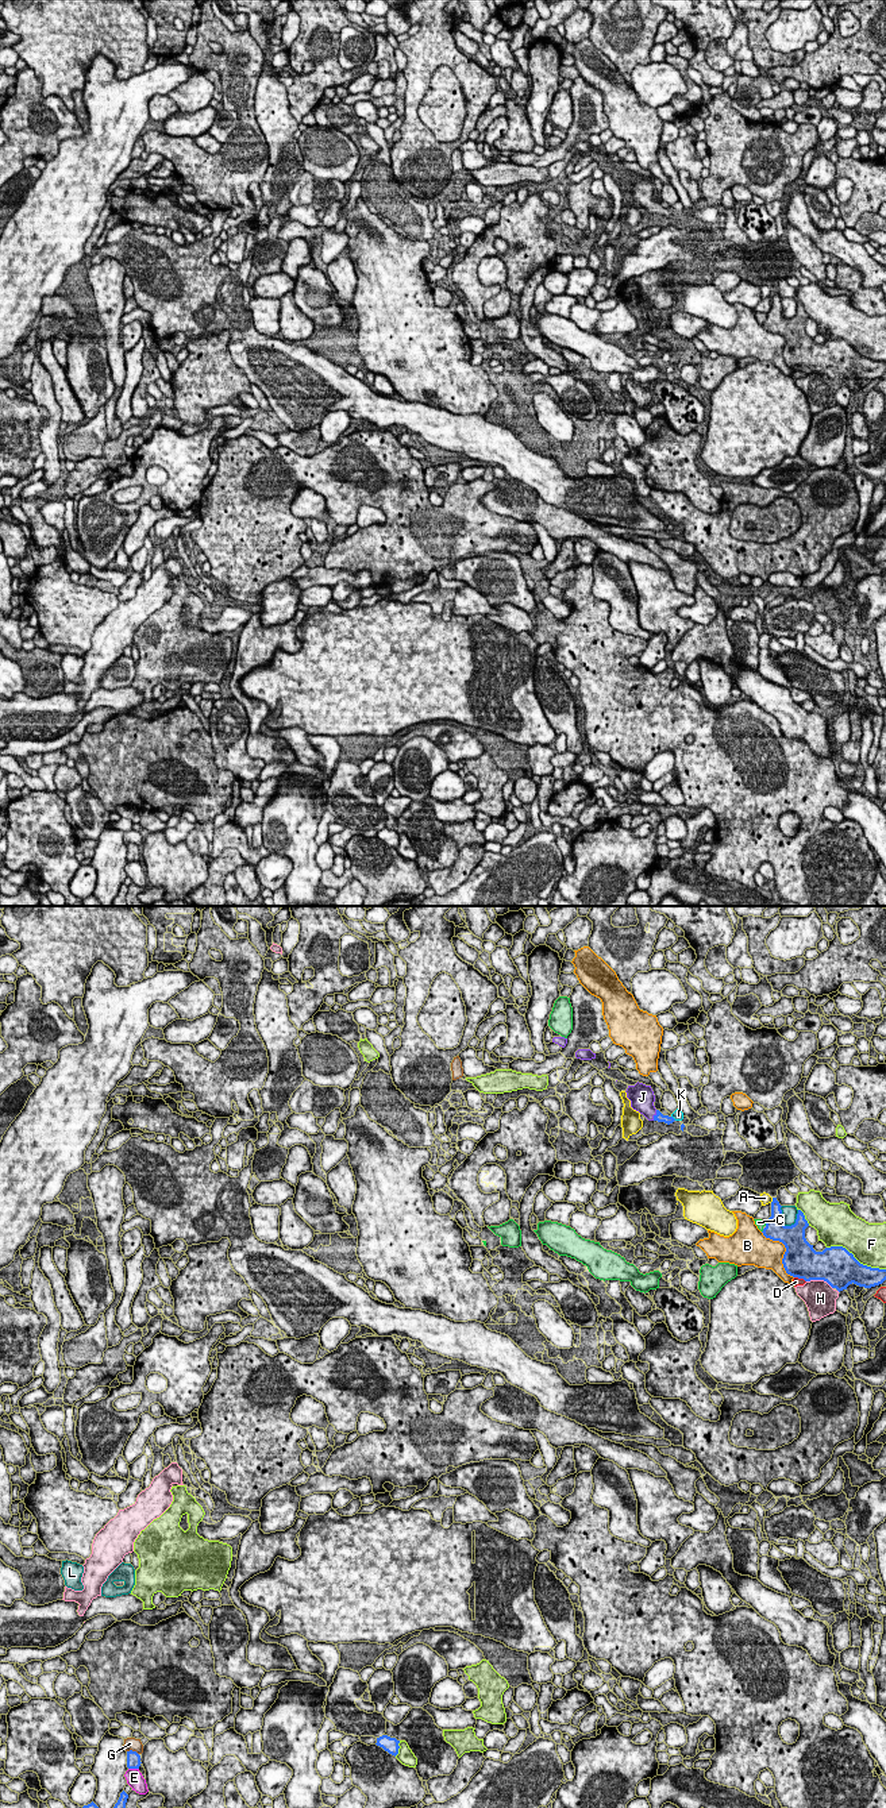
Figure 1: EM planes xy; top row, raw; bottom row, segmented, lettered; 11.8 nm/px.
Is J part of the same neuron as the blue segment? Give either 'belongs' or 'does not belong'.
belongs

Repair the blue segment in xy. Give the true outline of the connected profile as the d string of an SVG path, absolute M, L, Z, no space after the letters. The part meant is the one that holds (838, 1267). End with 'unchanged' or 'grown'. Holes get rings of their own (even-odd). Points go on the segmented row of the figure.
M773 1198L771 1217L762 1233L766 1238L785 1245L782 1264L787 1275L805 1281L824 1280L839 1292L847 1289L852 1283L871 1288L886 1280L886 1269L860 1264L843 1246L831 1246L816 1252L805 1238L805 1229L809 1223L804 1213L798 1210L796 1223L785 1226L781 1207L777 1198Z; unchanged

